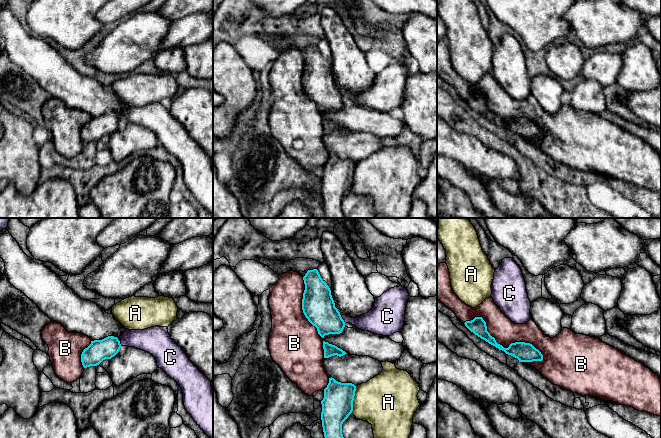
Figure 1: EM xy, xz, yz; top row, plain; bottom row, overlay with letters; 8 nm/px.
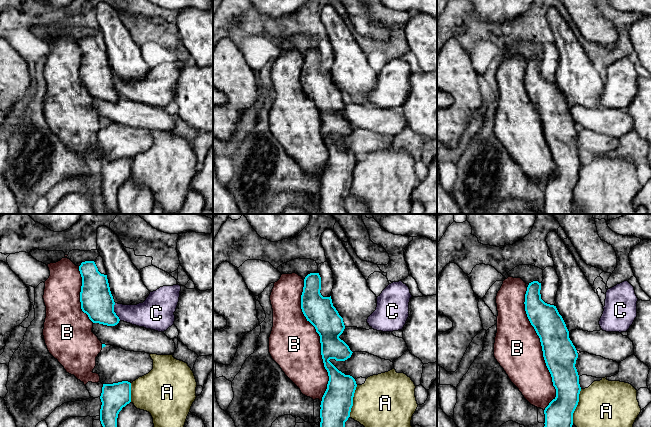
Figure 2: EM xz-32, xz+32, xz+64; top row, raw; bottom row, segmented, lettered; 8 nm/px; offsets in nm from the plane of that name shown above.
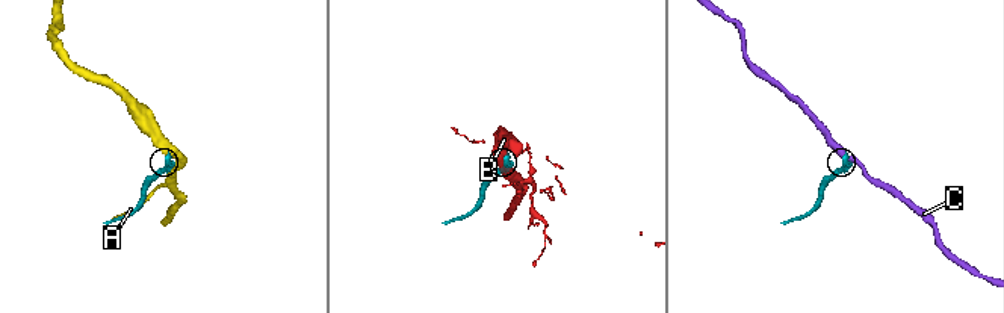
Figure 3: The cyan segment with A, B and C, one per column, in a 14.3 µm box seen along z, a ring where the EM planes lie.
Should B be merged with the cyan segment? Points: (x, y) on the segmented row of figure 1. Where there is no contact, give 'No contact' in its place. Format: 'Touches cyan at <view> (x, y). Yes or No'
Touches cyan at yz (501, 345). Yes

